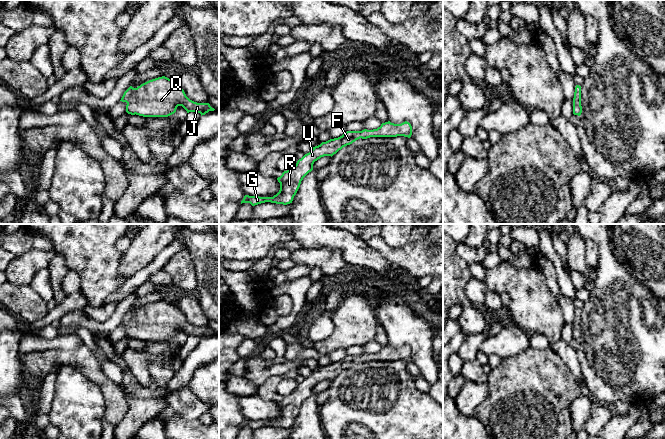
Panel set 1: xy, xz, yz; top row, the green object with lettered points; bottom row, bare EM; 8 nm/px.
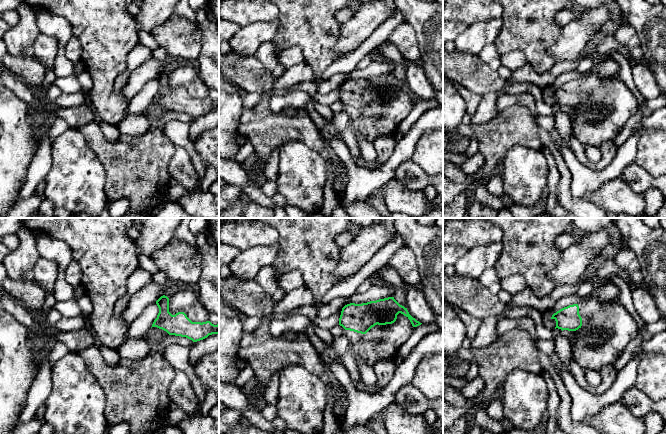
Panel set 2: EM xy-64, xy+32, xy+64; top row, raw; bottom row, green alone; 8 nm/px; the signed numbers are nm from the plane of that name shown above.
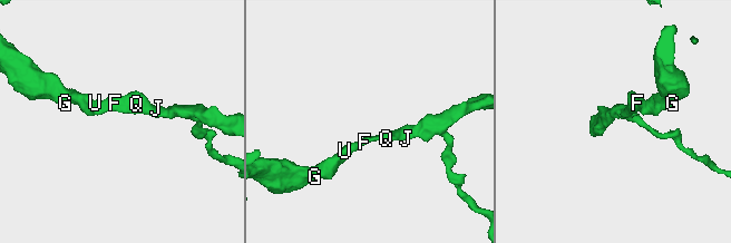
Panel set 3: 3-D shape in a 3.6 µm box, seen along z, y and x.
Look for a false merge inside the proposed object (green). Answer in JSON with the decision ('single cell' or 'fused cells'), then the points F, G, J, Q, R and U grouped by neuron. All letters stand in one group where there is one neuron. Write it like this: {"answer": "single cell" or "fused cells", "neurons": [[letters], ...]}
{"answer": "single cell", "neurons": [["F", "G", "J", "Q", "R", "U"]]}

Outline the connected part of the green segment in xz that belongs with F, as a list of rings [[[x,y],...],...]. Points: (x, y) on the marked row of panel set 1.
[[[390,121],[382,123],[380,127],[373,130],[364,129],[362,131],[347,131],[338,138],[330,139],[322,142],[320,145],[313,147],[313,149],[299,159],[295,166],[284,171],[280,177],[277,178],[280,183],[279,192],[273,197],[259,197],[245,195],[242,203],[250,203],[252,206],[271,202],[276,204],[287,205],[292,203],[303,178],[313,170],[315,161],[324,156],[333,156],[343,147],[352,144],[356,140],[370,137],[397,137],[404,136],[410,138],[412,135],[412,126],[405,121],[401,124],[394,124]]]

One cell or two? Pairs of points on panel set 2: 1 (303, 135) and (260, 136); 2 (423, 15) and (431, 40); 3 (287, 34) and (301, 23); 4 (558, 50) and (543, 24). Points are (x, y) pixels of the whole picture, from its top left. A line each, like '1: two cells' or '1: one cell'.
1: one cell
2: one cell
3: one cell
4: two cells

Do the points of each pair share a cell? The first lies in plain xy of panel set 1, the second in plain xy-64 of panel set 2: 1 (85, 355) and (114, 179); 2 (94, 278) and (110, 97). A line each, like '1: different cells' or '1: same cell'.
1: same cell
2: same cell

